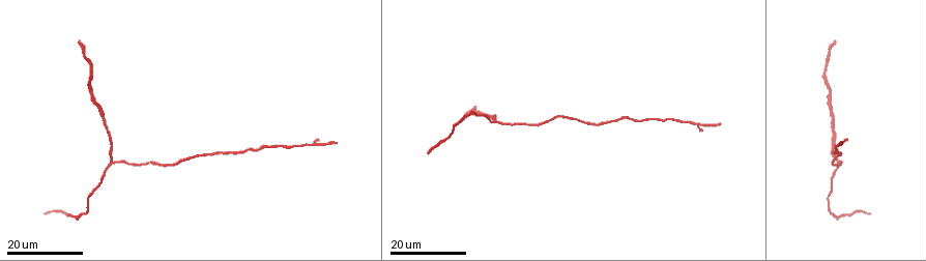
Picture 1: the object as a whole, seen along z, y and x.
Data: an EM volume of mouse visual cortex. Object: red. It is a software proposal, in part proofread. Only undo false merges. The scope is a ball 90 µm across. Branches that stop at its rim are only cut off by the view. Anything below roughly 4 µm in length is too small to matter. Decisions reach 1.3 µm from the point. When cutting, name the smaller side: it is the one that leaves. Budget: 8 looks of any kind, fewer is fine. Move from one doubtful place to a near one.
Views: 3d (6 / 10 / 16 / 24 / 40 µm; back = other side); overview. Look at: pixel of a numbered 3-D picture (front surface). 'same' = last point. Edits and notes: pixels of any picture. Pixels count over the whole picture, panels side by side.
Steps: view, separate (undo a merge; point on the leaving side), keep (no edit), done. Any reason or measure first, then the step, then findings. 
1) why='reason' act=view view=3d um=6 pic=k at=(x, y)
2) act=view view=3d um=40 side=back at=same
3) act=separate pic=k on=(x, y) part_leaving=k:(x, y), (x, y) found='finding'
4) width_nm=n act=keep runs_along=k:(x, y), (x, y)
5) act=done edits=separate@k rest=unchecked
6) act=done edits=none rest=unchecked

why='sudden change in width' act=view view=3d um=16 pic=1 at=(292, 148)

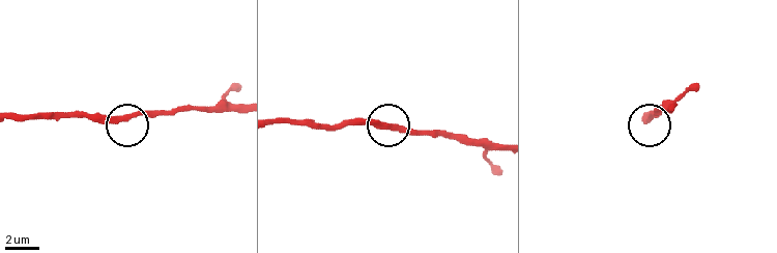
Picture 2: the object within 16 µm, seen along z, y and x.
act=view view=3d um=6 pic=2 at=(378, 124)

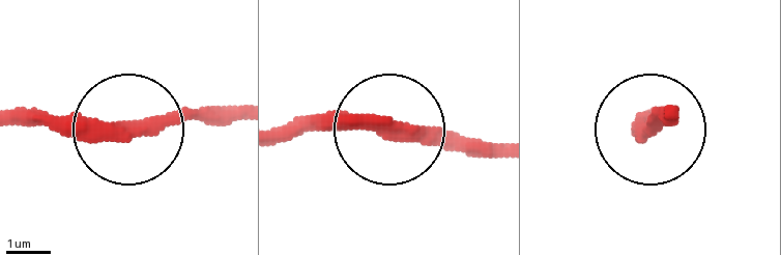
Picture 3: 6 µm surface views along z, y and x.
act=view view=3d um=6 side=back pic=3 at=(124, 129)

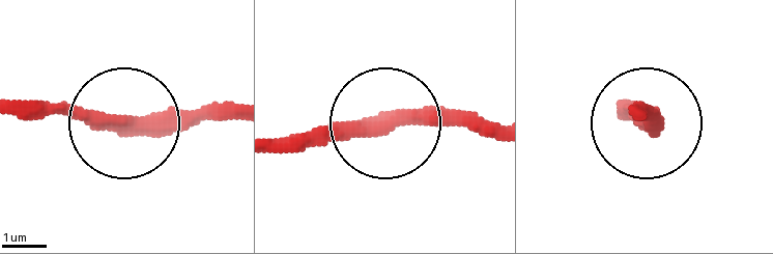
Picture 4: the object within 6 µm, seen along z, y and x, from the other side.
act=keep runs_along=4:(233, 115), (189, 126), (10, 115) found='one neuron here'

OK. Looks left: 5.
why='thick turns thin' act=view view=3d um=16 pic=1 at=(694, 124)

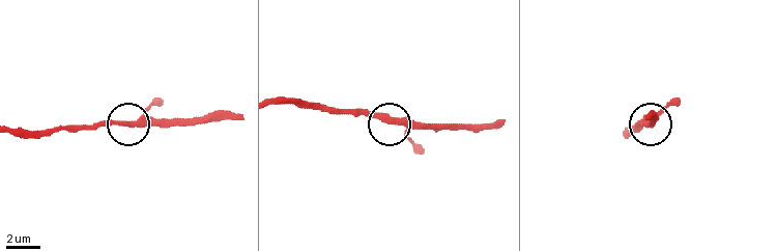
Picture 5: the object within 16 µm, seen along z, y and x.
act=view view=3d um=10 pic=5 at=(129, 124)

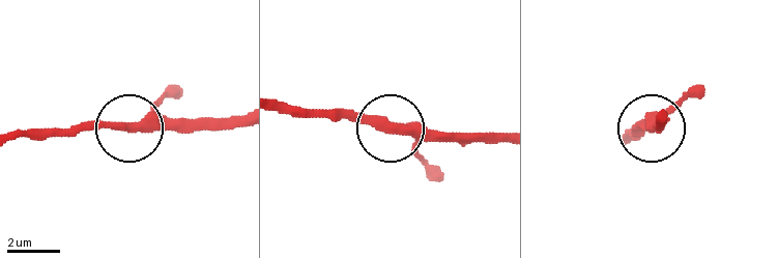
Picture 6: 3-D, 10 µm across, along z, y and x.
act=keep runs_along=6:(278, 101), (437, 132), (482, 132) found='all the same neuron'

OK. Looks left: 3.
why='thin neck' act=view view=3d um=16 pic=1 at=(631, 117)

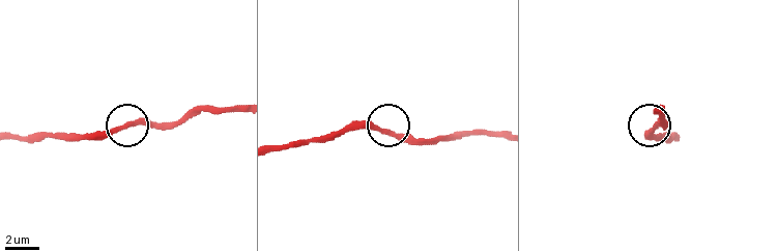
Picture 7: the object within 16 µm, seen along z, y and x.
act=view view=3d um=6 pic=7 at=(385, 131)

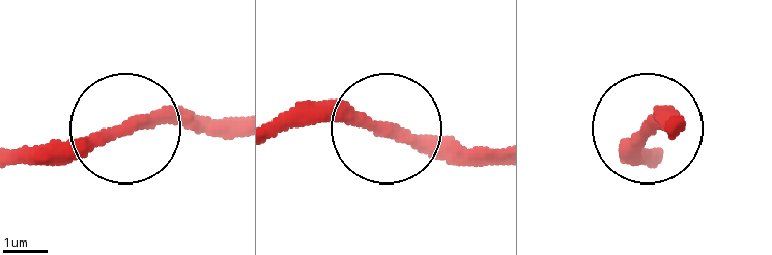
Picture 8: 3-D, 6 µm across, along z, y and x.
act=view view=3d um=6 side=back pic=8 at=(388, 129)

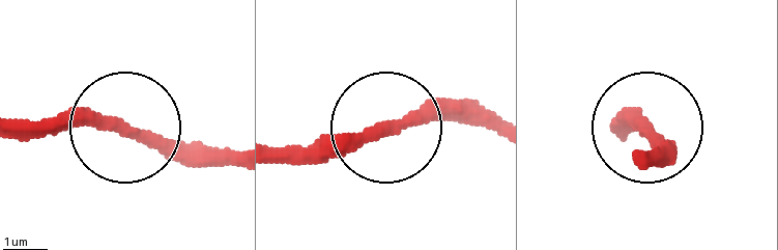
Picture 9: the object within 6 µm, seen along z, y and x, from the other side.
act=keep runs_along=9:(496, 133), (419, 114), (274, 148) found='all the same neuron'

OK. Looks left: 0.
act=done edits=none rest=unchecked

